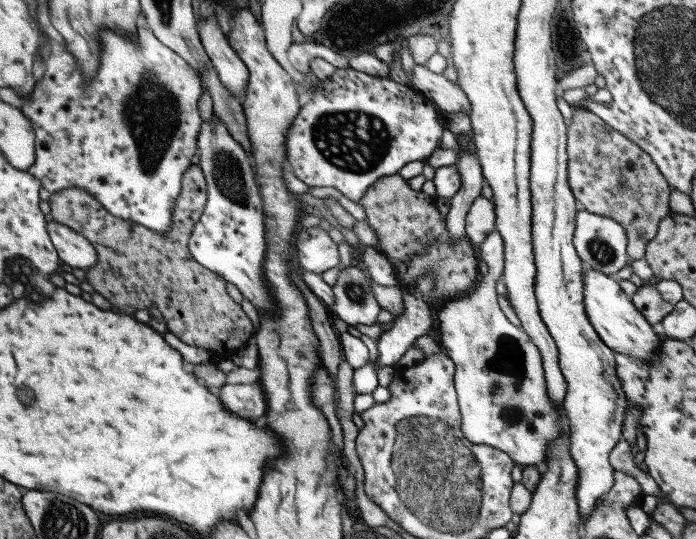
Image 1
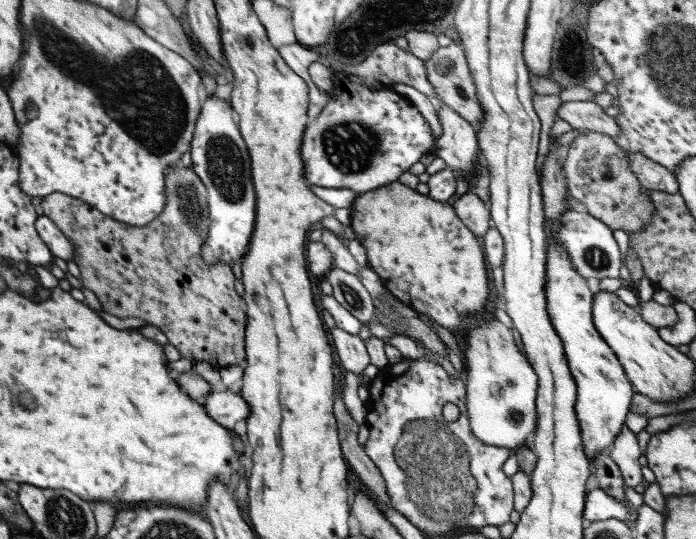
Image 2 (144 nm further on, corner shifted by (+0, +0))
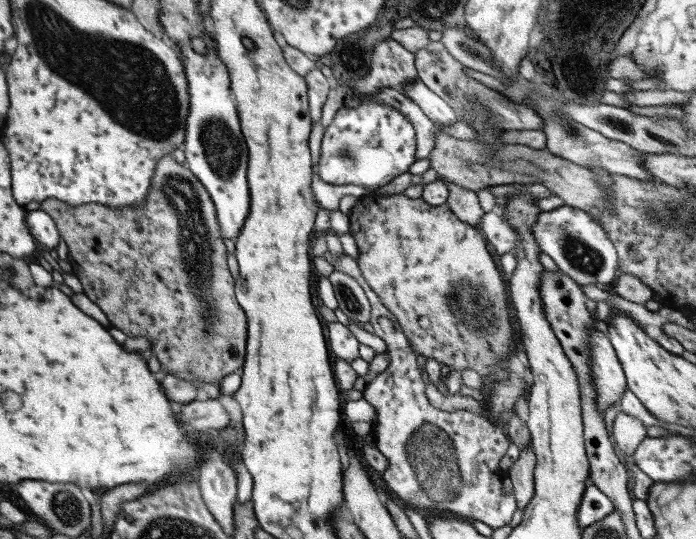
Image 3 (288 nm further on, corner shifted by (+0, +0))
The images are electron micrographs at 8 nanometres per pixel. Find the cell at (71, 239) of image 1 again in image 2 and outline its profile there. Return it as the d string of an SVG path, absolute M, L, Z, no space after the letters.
M39 216L35 220L35 232L39 232L39 238L49 246L49 250L55 258L61 258L65 262L67 260L75 262L75 258L77 258L75 242L71 242L61 230L57 230L51 220L47 220L45 216Z

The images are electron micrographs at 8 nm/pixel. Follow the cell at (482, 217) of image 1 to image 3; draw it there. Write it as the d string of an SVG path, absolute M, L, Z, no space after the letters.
M449 184L449 198L447 198L447 206L451 208L451 214L471 226L471 228L477 228L479 230L479 224L481 224L481 218L483 218L483 210L479 208L479 202L477 202L477 192L471 192L471 190L463 190L455 184Z

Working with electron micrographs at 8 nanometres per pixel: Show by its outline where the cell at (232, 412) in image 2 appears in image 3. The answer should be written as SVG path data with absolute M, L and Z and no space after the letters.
M209 398L209 400L193 400L187 406L183 406L179 410L179 420L183 424L189 426L191 432L205 432L207 428L215 428L215 430L223 430L229 426L229 418L227 412L223 410L223 406L217 402L217 398Z

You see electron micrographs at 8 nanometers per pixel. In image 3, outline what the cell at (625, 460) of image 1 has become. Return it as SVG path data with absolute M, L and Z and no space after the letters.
M617 412L615 420L613 420L613 440L617 444L617 448L625 454L625 456L633 456L635 448L645 440L645 428L641 426L639 420Z

